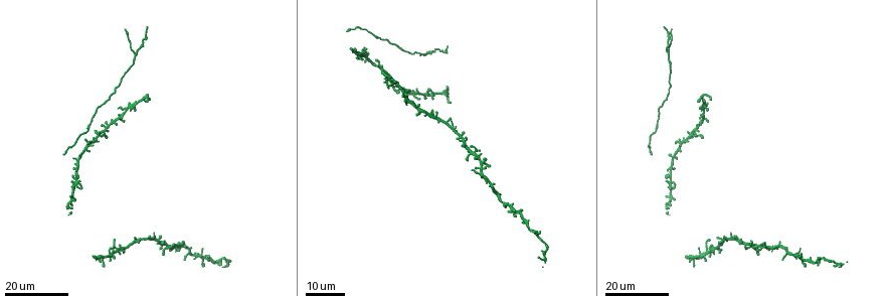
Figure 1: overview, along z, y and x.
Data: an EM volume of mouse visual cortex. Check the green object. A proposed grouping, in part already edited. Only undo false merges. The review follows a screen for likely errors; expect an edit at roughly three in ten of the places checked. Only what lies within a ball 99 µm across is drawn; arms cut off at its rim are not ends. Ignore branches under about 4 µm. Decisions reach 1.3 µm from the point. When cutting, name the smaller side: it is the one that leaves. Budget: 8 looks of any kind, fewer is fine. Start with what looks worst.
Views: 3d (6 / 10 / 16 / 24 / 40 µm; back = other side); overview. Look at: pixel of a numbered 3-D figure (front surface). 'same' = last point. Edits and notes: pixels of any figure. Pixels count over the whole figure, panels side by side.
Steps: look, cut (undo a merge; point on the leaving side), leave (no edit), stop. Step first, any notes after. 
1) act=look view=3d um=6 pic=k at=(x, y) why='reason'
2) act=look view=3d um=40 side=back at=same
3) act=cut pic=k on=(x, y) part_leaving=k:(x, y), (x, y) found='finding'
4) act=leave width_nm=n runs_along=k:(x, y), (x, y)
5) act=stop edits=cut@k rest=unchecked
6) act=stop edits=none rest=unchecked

act=look view=3d um=16 pic=1 at=(136, 53) why='arms part here'

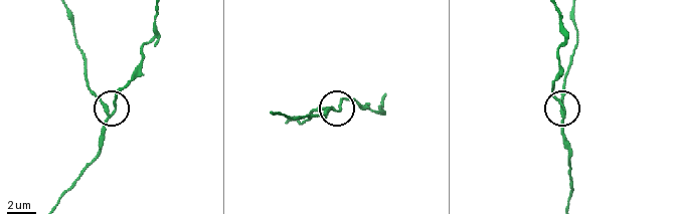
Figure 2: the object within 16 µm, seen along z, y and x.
act=look view=3d um=10 pic=2 at=(333, 107) why='zoom in'

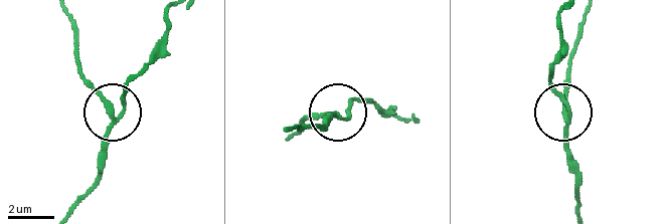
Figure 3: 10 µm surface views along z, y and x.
act=cut pic=3 on=(93, 89) side_arm_um=10 arms=3 found='a second neuron is stuck on'

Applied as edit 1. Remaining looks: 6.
act=look view=overview

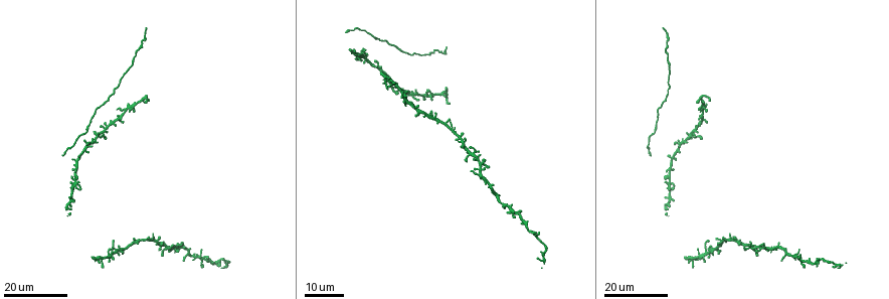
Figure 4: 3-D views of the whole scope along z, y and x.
act=look view=3d um=16 pic=4 at=(100, 136) why='four-way junction'

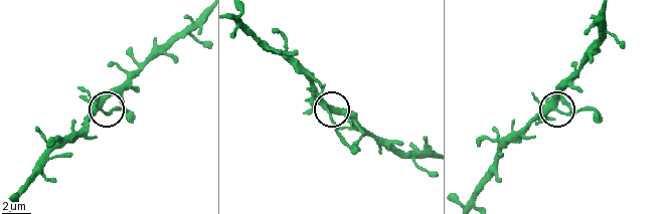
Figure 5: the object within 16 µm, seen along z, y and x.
act=look view=3d um=6 pic=5 at=(555, 108)

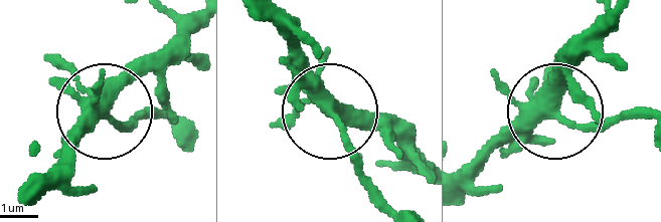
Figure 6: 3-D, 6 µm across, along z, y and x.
act=leave width_nm=340 found='one neuron here'

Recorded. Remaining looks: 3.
act=look view=3d um=16 pic=4 at=(123, 110) why='thin neck'

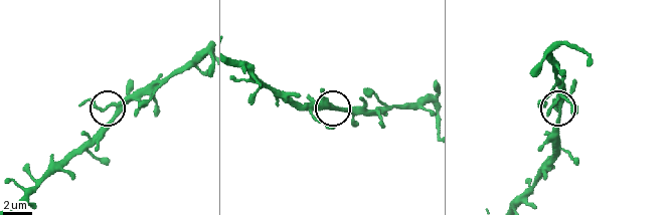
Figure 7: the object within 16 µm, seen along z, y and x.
act=look view=3d um=6 pic=7 at=(113, 118) why='zoom in'

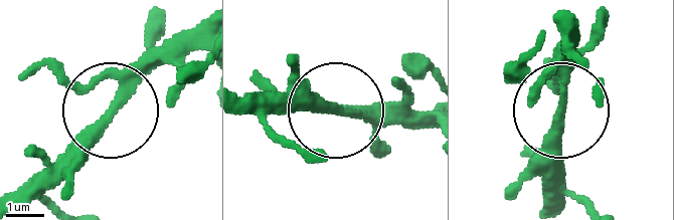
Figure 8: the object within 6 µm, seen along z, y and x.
act=leave arms=3 found='one neuron here'

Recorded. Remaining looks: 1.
act=stop edits=cut@3 rest=unchecked

